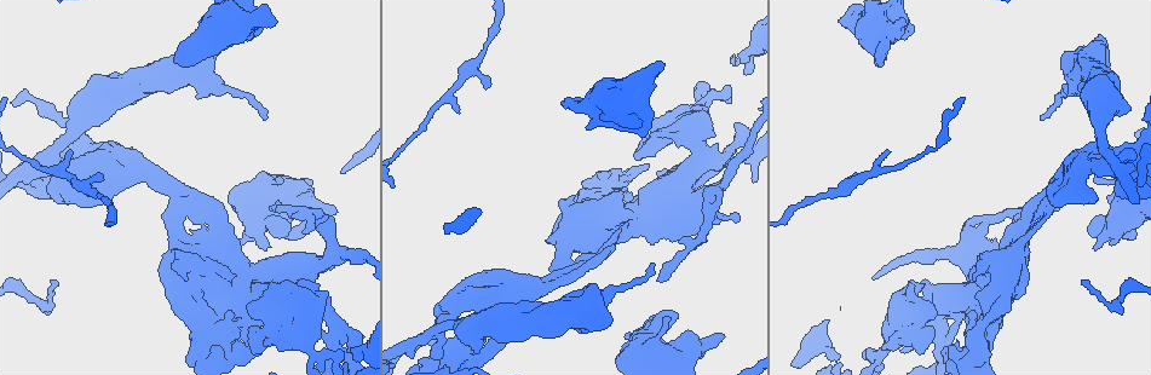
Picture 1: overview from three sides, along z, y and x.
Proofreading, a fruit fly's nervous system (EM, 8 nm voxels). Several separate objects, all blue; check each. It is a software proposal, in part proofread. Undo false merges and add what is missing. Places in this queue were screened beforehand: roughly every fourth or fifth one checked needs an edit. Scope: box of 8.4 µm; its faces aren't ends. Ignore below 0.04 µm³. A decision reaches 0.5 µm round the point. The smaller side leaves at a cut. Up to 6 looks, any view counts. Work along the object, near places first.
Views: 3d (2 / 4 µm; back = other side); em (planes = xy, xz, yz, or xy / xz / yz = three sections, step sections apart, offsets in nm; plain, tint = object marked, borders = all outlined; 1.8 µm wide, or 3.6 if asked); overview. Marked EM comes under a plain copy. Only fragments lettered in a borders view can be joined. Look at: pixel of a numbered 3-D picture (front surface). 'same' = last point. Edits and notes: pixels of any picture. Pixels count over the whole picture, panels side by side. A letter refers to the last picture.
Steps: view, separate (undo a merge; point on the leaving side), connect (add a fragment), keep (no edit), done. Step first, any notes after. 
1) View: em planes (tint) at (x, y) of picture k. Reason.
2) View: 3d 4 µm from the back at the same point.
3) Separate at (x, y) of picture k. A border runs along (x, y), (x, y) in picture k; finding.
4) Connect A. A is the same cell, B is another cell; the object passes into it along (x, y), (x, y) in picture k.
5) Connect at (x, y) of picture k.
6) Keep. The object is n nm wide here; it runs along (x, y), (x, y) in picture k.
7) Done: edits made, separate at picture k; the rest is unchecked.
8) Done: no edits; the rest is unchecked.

View: em yz step 16 (borders) at (1101, 37) of picture 1. Thick end.

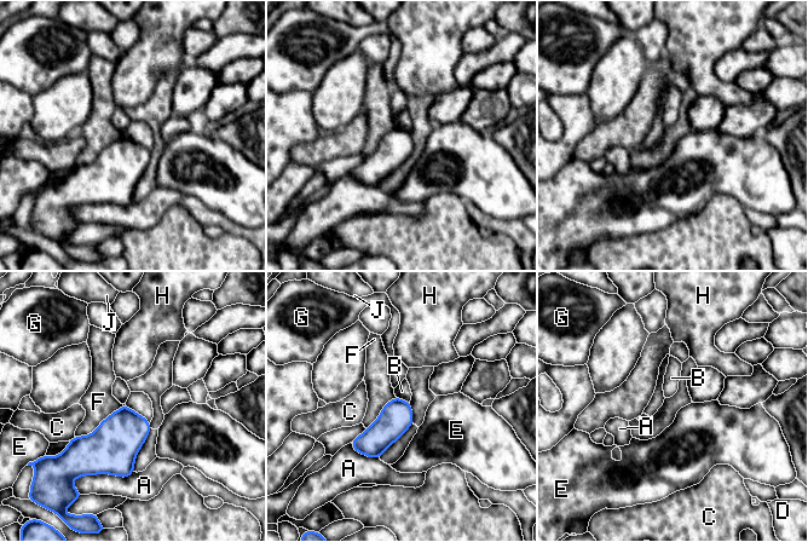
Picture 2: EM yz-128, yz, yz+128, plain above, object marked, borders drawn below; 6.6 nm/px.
Keep. The longest contact is with F, 380 nm; A, B, C, D, E, F, G, H and J are other cells; a border runs along (396, 396), (409, 403) in picture 2; none of them fits.

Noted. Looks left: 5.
View: em planes (borders) at (669, 319) of picture 1. Free end.

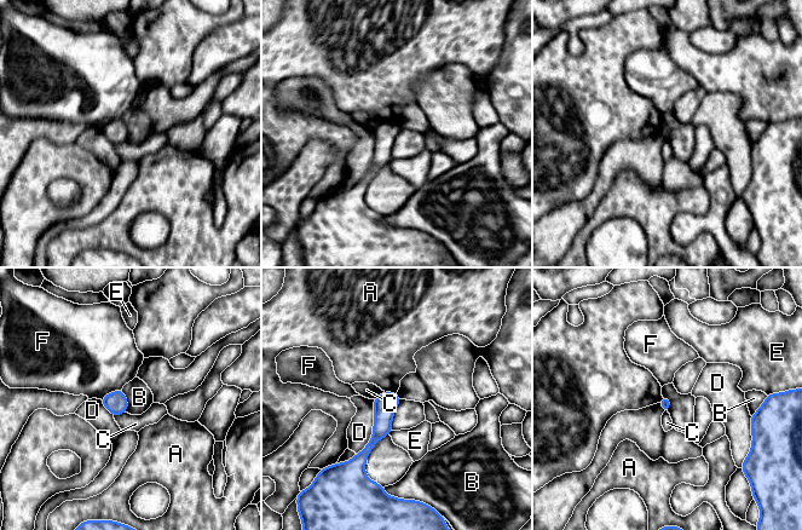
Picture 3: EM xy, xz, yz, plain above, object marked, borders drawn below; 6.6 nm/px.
Keep. The longest contact is with D, 380 nm; A, B, C, D, E and F are other cells; a border runs along (400, 399), (394, 410), (391, 430) in picture 3; none of them fits.

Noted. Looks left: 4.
View: 3d 4 µm from the back at (699, 200) of picture 1. Abrupt turn.

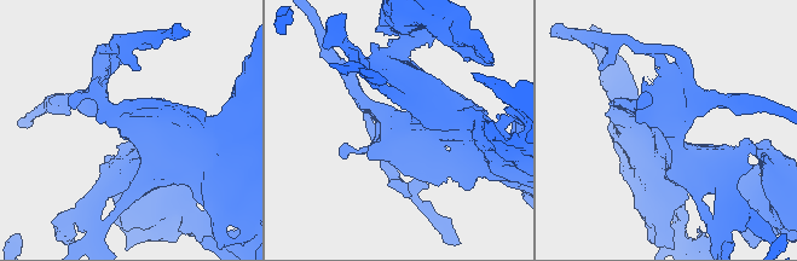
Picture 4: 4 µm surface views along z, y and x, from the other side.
View: em planes (tint) at (121, 120) of picture 4.

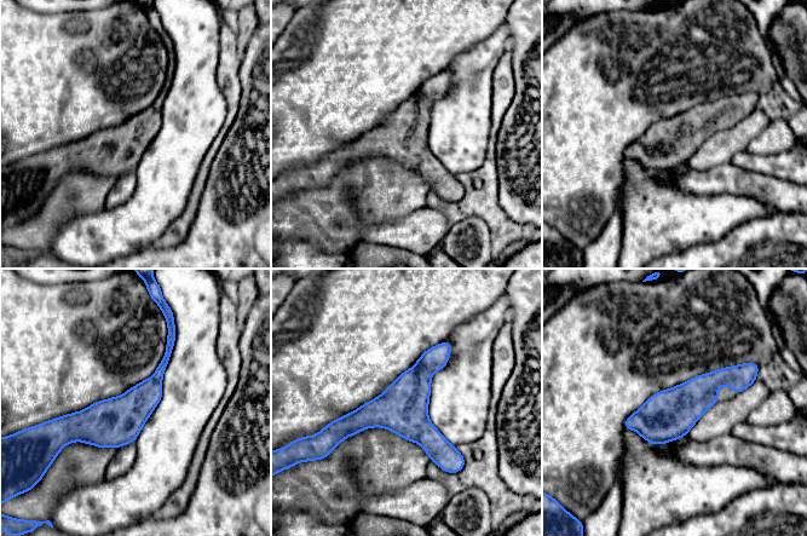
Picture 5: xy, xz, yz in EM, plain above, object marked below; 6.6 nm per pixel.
View: em planes (borders) at the same point. What lies round it.

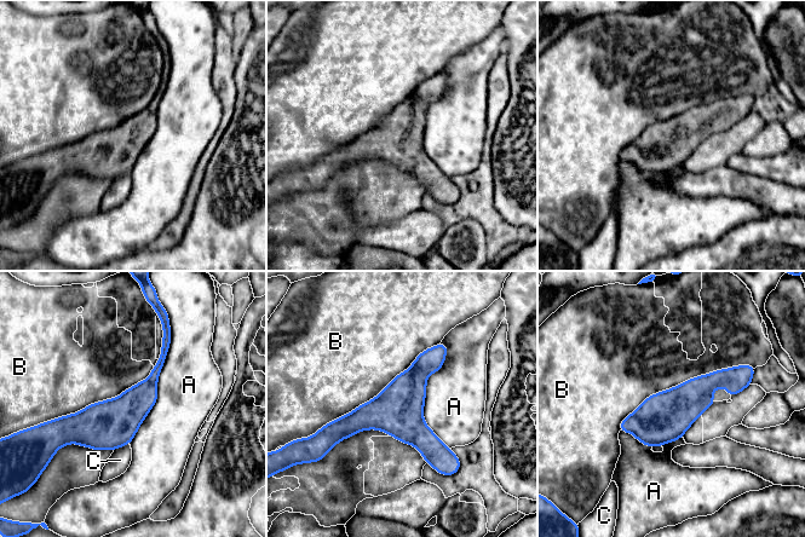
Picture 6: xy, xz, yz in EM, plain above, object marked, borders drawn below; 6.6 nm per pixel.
Keep. A, B and C are other cells; a border runs along (746, 364), (649, 396), (619, 428) in picture 6; continuous, no second neuron.

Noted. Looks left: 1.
Done: no edits; the rest is unchecked.

